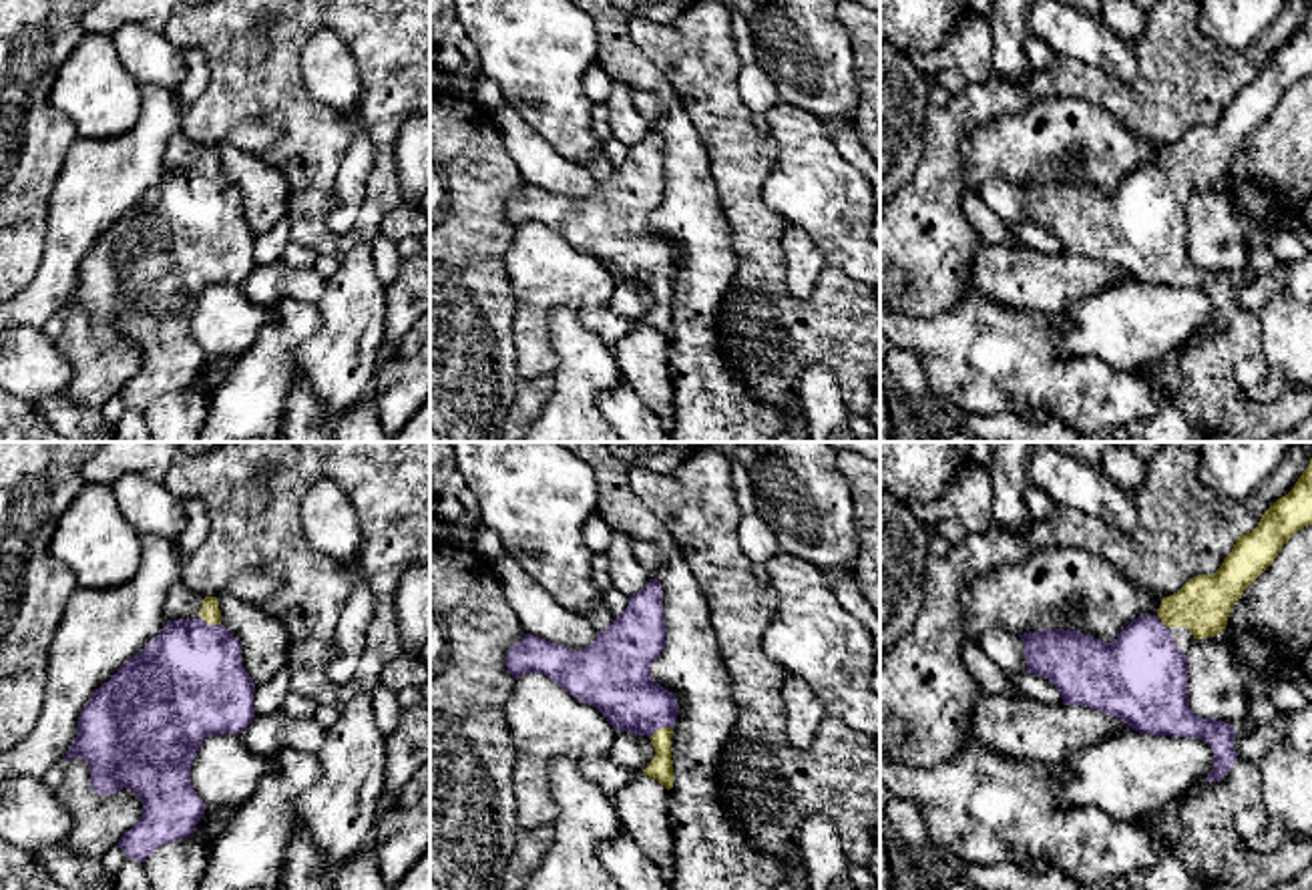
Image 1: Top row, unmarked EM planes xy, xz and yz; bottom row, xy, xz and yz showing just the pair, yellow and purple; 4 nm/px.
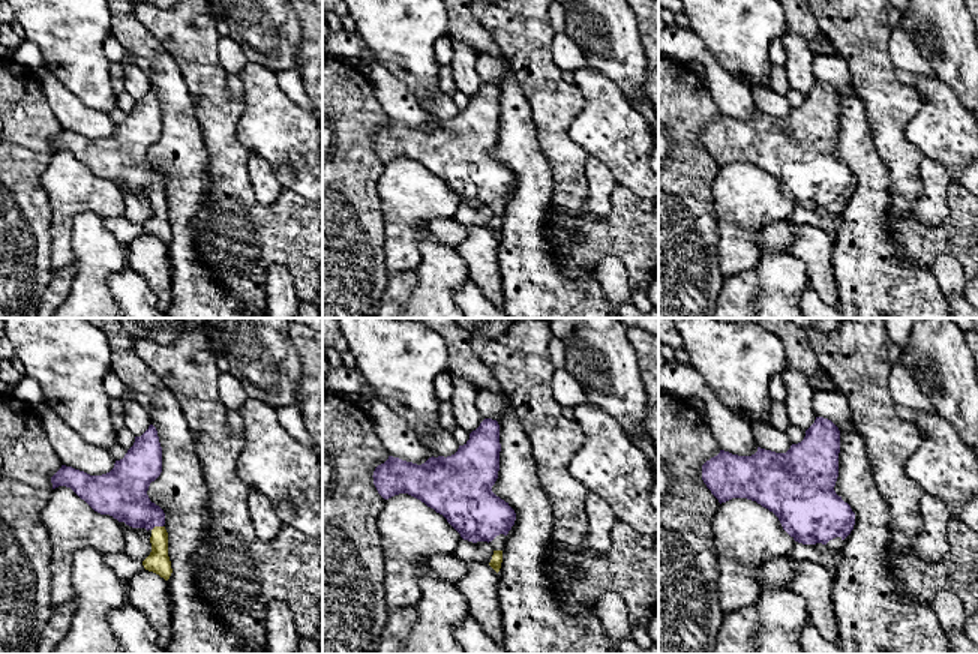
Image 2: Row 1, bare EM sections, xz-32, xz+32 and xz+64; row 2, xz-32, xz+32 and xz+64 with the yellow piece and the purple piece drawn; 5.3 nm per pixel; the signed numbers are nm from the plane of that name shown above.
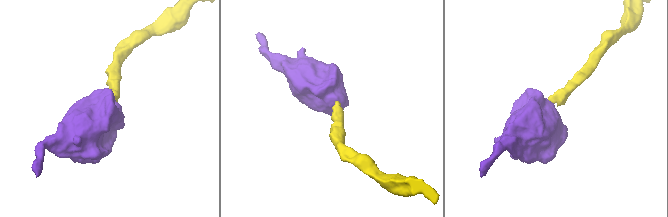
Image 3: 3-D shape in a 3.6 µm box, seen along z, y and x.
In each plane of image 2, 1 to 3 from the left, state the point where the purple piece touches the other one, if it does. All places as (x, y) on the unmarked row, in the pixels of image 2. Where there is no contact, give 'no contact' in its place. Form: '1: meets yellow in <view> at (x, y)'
1: meets yellow in xz-32 at (156, 191)
2: no contact
3: no contact

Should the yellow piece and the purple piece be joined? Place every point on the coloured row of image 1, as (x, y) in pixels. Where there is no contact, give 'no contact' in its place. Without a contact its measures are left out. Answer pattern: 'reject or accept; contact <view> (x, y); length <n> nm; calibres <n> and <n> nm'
accept; contact xz (662, 728); length 100 nm; calibres 100 and 260 nm

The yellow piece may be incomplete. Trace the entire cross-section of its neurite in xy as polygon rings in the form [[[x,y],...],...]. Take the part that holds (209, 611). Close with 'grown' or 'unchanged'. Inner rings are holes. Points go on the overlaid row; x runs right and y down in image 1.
[[[205,597],[199,615],[165,621],[161,633],[94,691],[64,757],[86,761],[98,796],[127,788],[141,798],[139,822],[117,844],[131,860],[145,862],[159,846],[193,834],[207,810],[191,786],[201,743],[241,733],[255,717],[255,681],[241,663],[241,643],[221,625],[217,597]]] | grown

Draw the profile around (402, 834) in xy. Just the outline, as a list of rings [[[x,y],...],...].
[[[430,792],[412,808],[382,810],[370,852],[386,886],[396,886],[430,848]]]

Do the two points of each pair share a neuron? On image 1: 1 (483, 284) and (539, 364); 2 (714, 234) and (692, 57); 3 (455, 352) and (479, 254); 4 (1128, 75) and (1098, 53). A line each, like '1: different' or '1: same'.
1: different
2: different
3: same
4: same

